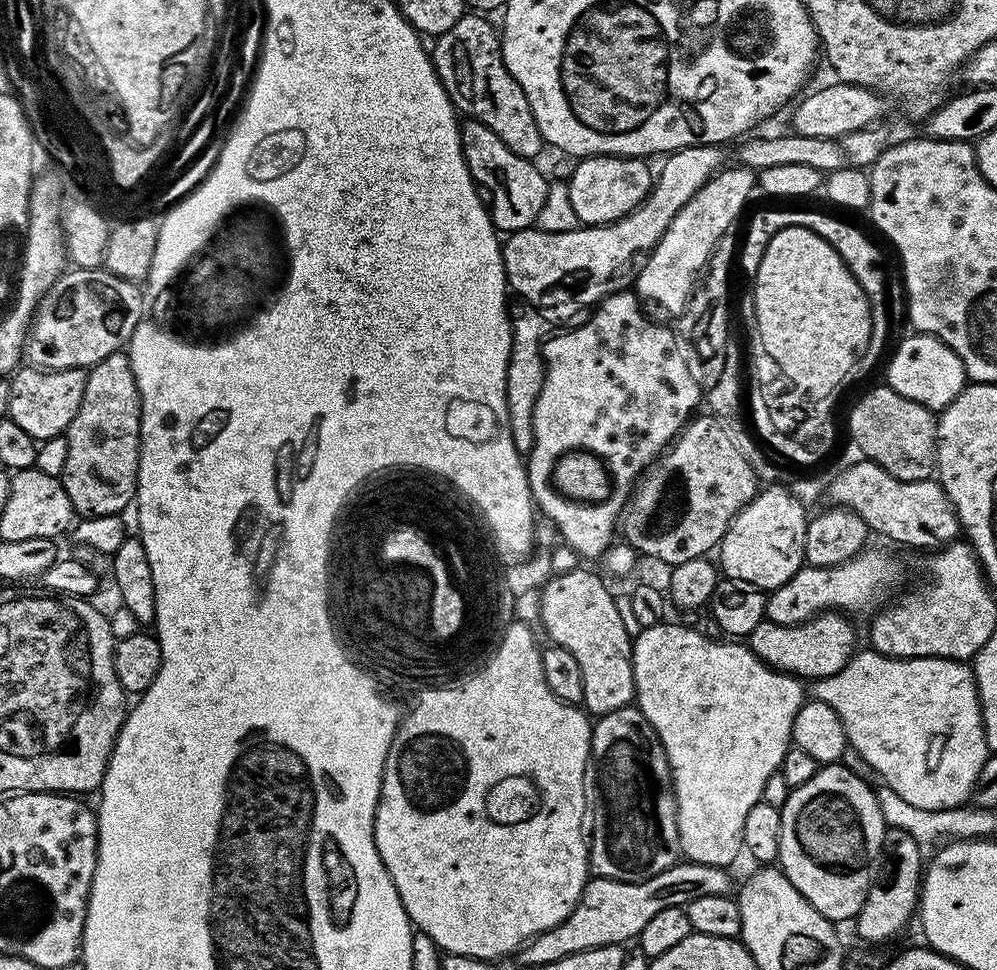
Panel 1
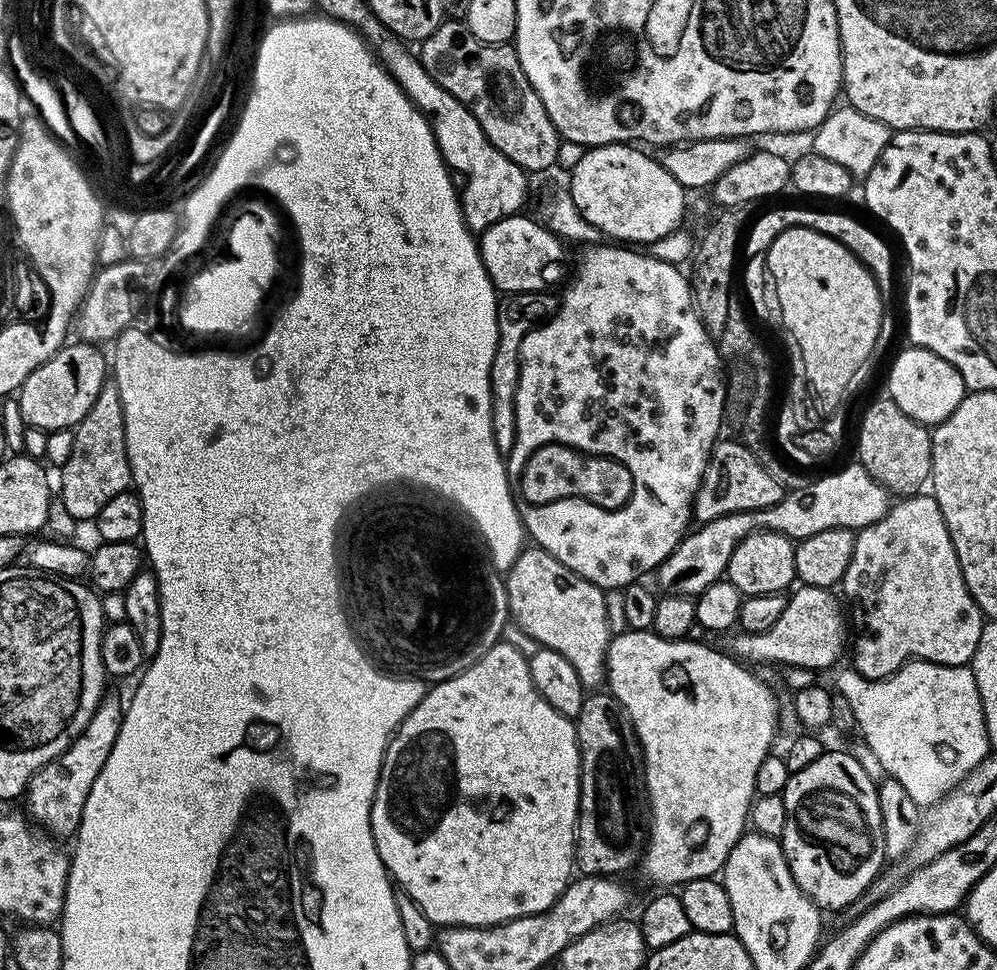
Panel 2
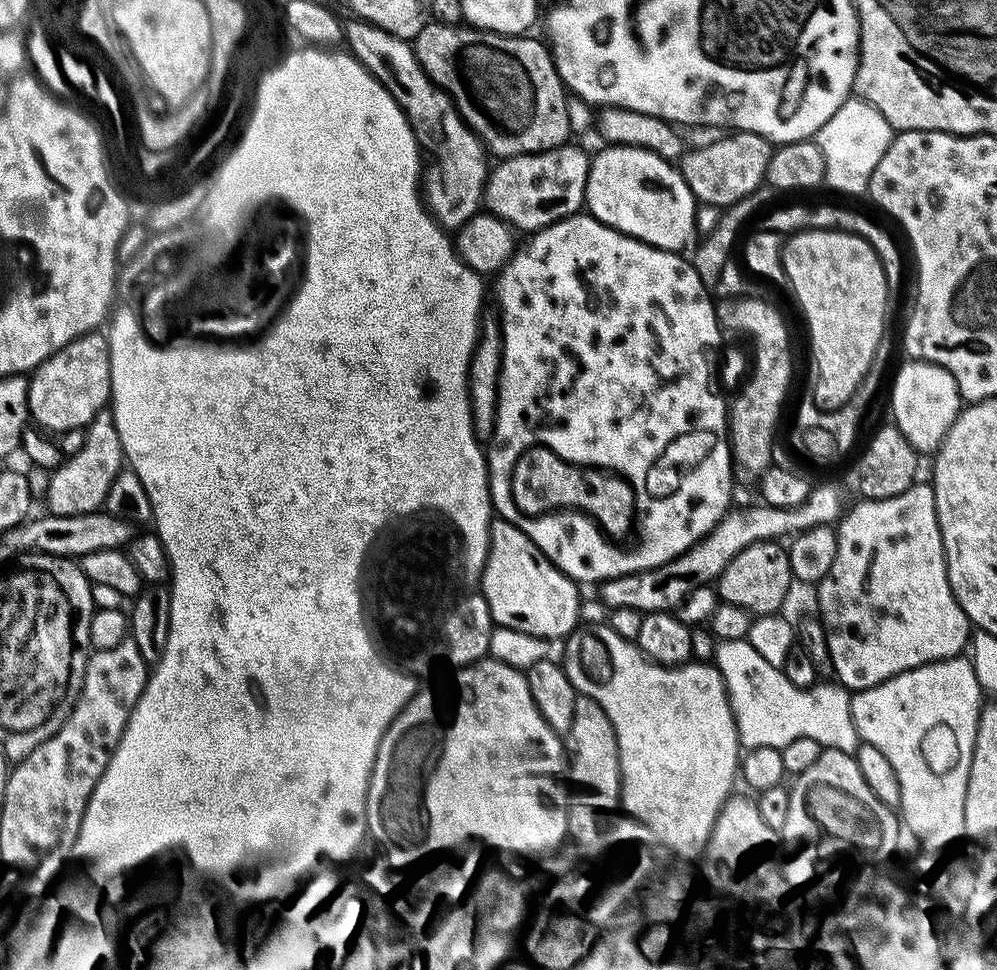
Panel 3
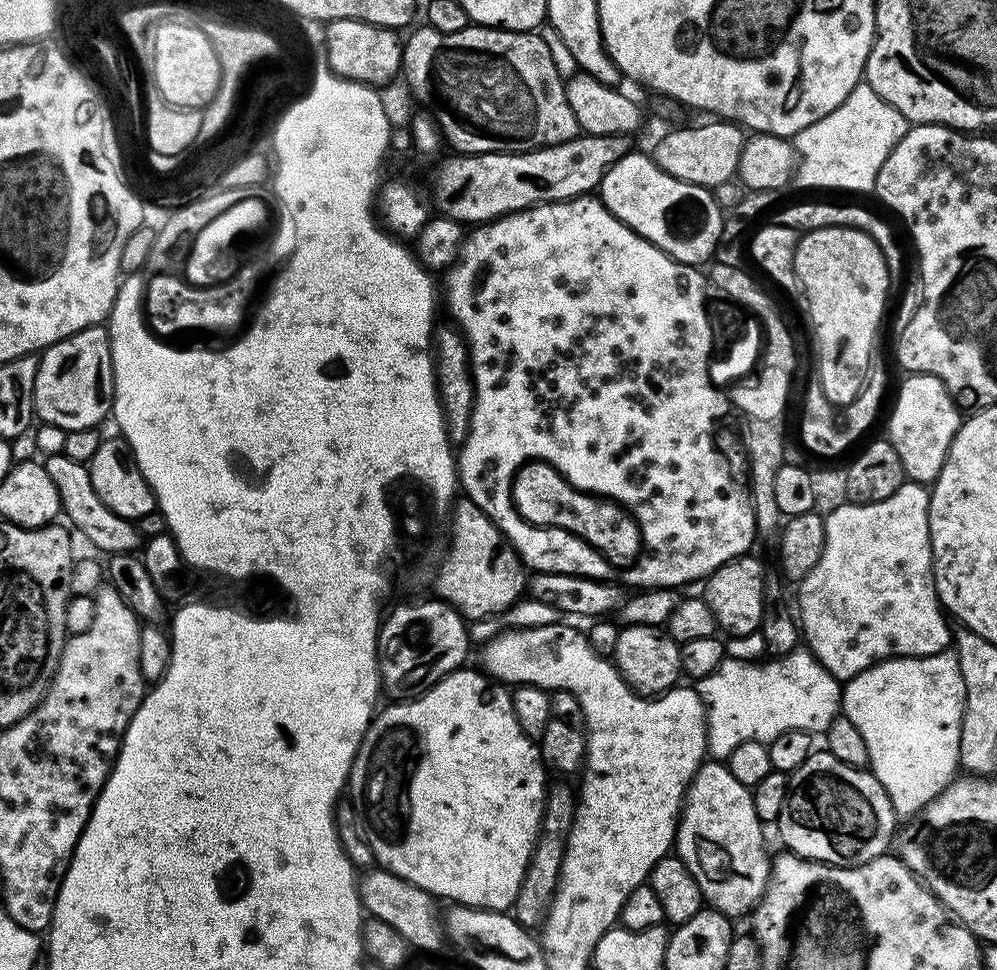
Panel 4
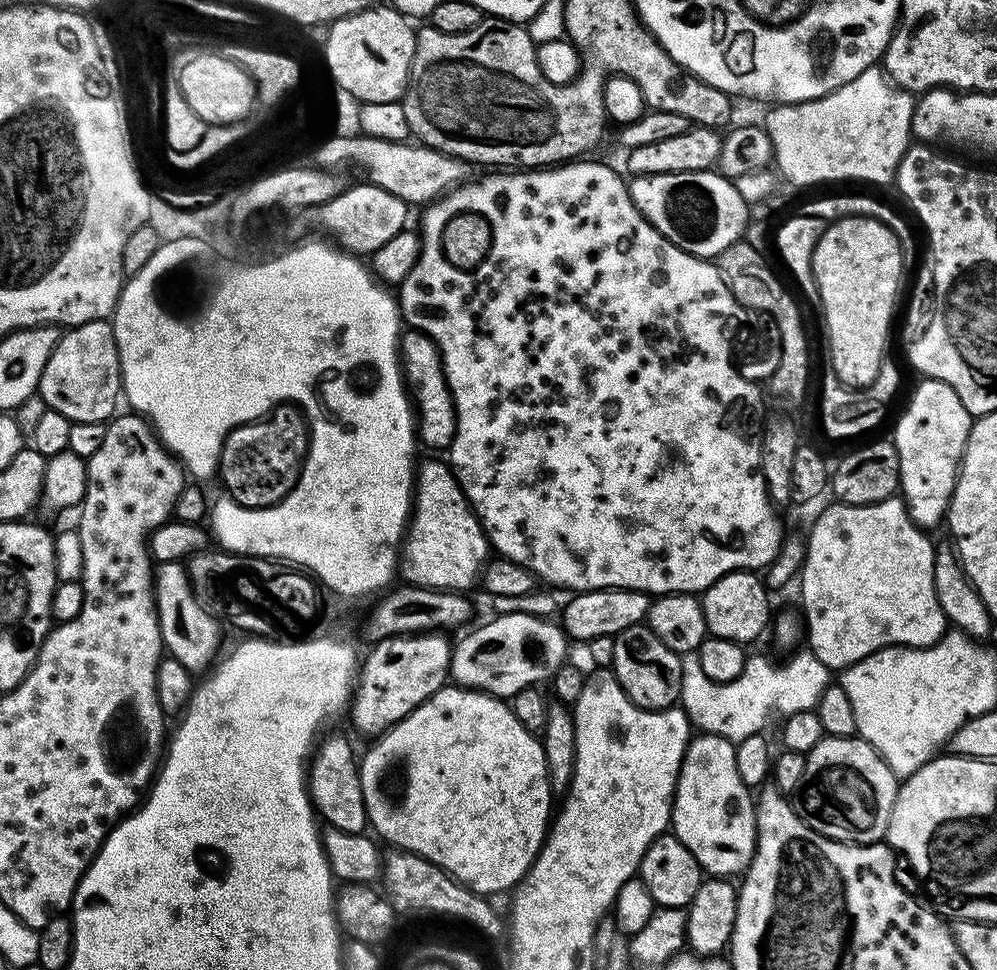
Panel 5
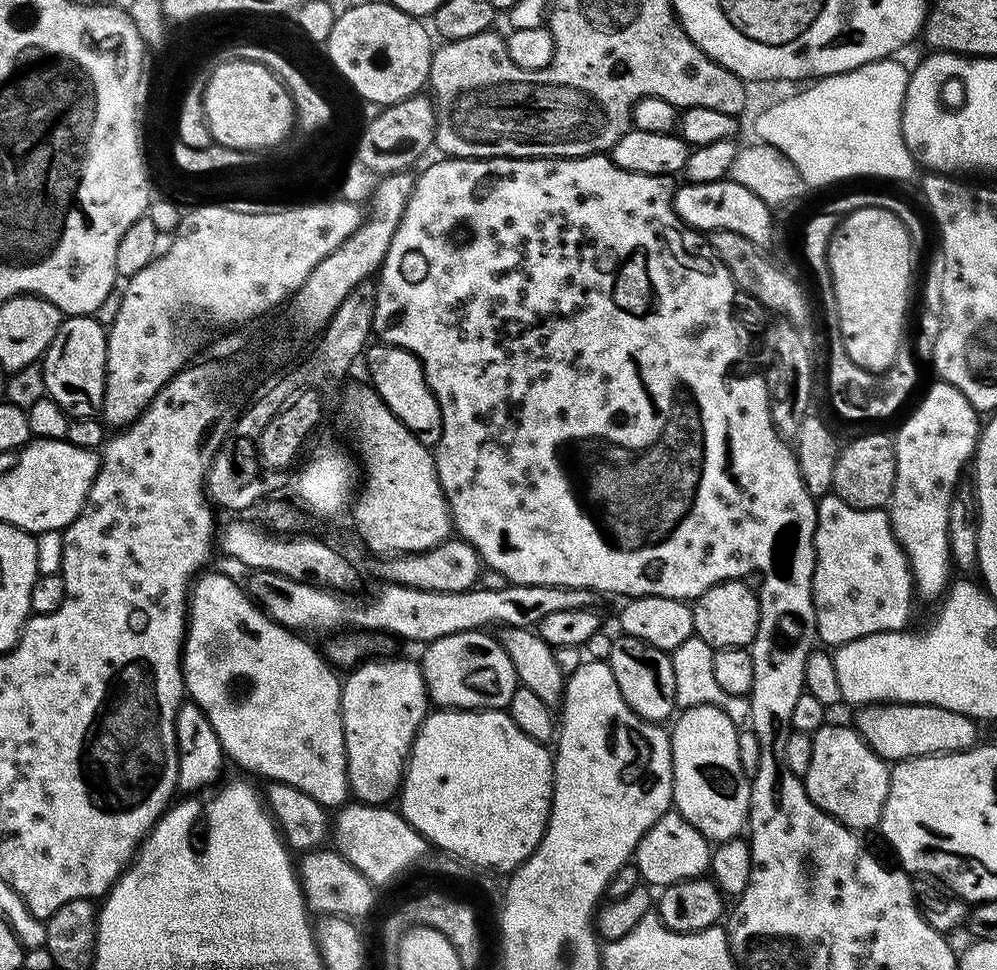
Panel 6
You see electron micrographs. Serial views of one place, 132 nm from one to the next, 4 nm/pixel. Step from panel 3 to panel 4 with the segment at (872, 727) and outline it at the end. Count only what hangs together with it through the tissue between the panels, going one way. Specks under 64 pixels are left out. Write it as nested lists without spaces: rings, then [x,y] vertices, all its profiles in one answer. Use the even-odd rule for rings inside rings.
[[[945,650],[933,656],[896,656],[879,661],[865,672],[847,681],[842,688],[842,712],[851,719],[856,729],[868,743],[870,764],[875,769],[879,764],[957,764],[960,762],[960,739],[962,738],[962,722],[964,721],[964,699],[968,695],[964,689],[964,678],[960,673],[960,661],[951,651]]]

